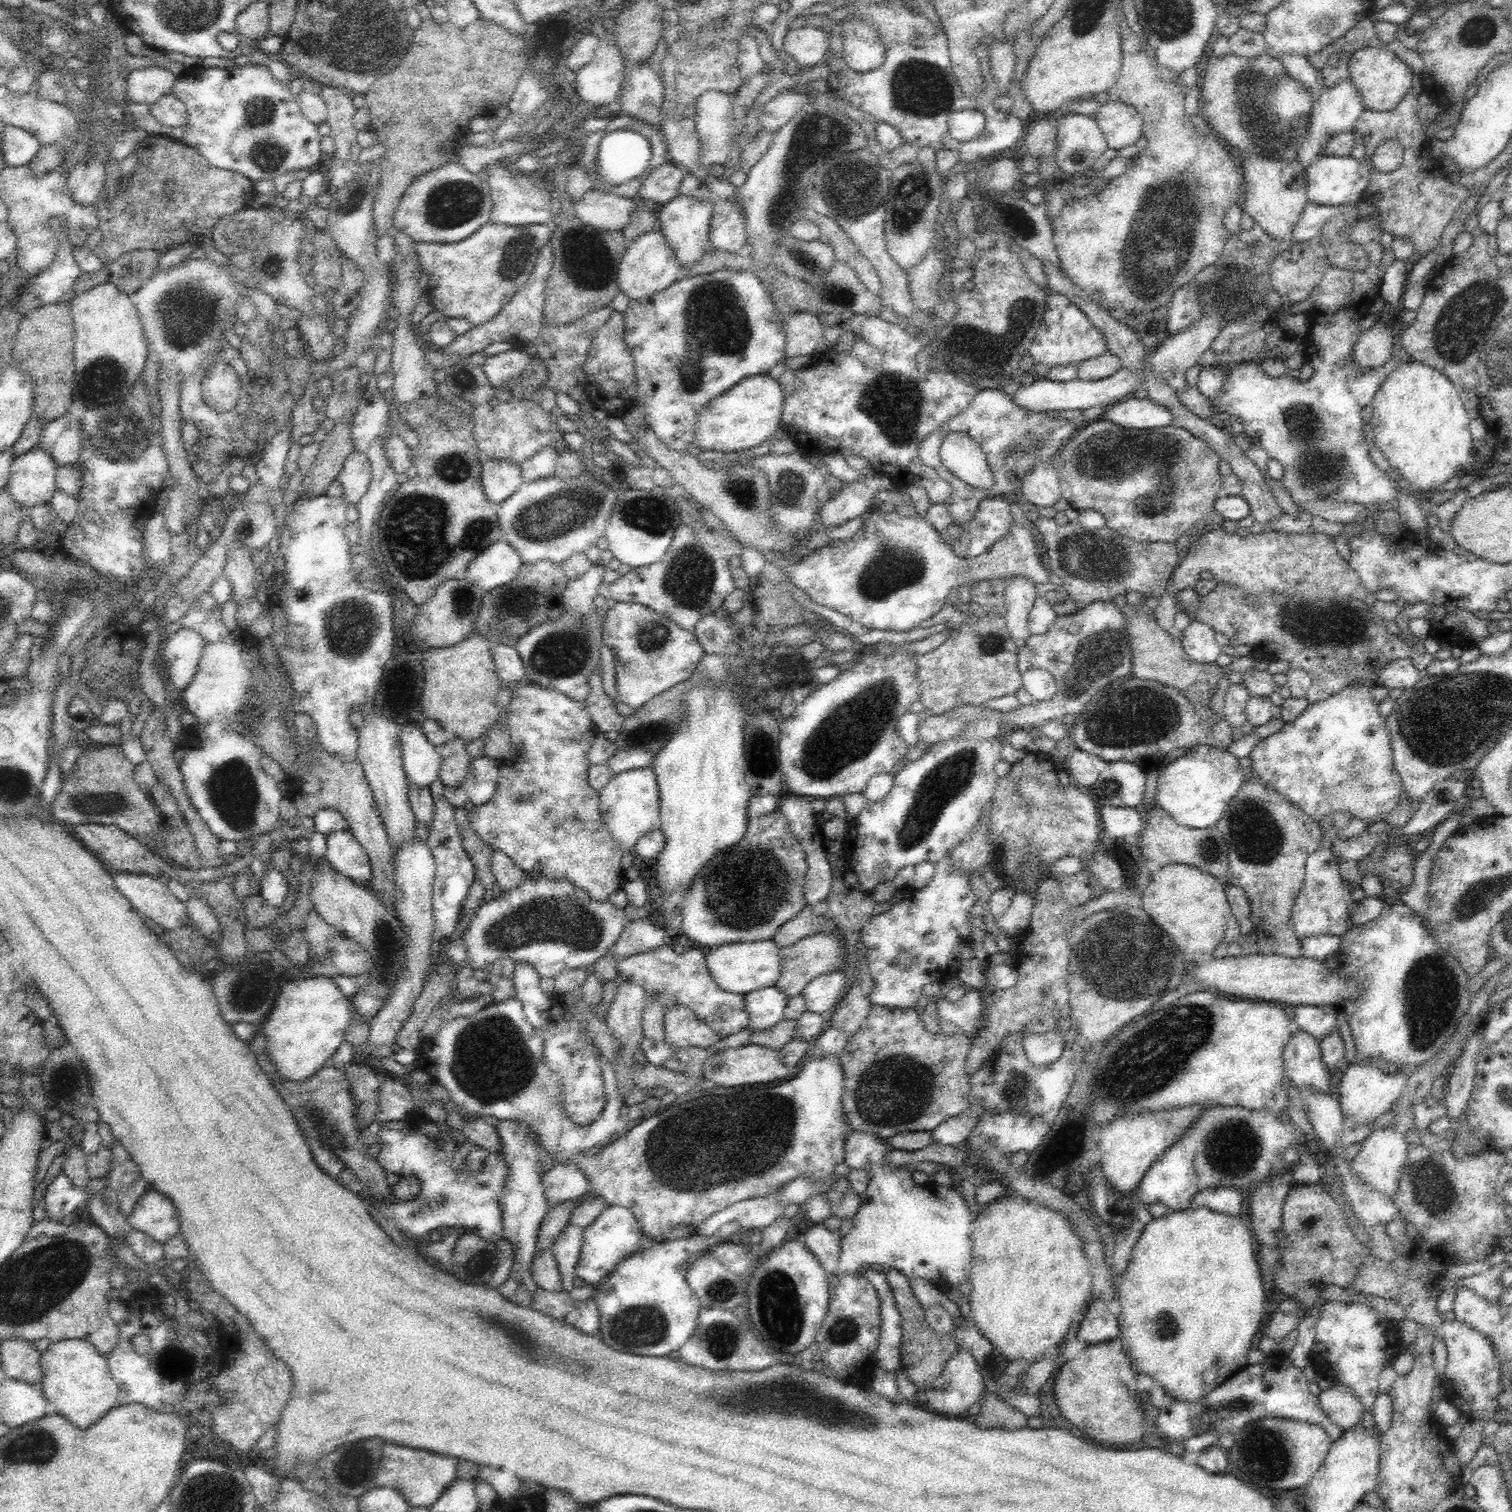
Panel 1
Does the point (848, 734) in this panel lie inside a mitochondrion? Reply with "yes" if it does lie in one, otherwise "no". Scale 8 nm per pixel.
yes

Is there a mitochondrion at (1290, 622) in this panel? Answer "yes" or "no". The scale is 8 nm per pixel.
yes

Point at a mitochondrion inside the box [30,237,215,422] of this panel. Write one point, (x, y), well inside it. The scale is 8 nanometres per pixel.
(103, 370)

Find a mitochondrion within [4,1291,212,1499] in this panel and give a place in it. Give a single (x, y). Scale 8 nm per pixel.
(35, 1448)

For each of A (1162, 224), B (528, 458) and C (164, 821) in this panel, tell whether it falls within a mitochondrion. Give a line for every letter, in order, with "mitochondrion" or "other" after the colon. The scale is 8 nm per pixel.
A: mitochondrion
B: other
C: other

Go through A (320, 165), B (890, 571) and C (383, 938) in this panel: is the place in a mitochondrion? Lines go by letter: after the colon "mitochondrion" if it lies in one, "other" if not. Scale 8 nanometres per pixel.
A: other
B: mitochondrion
C: mitochondrion

